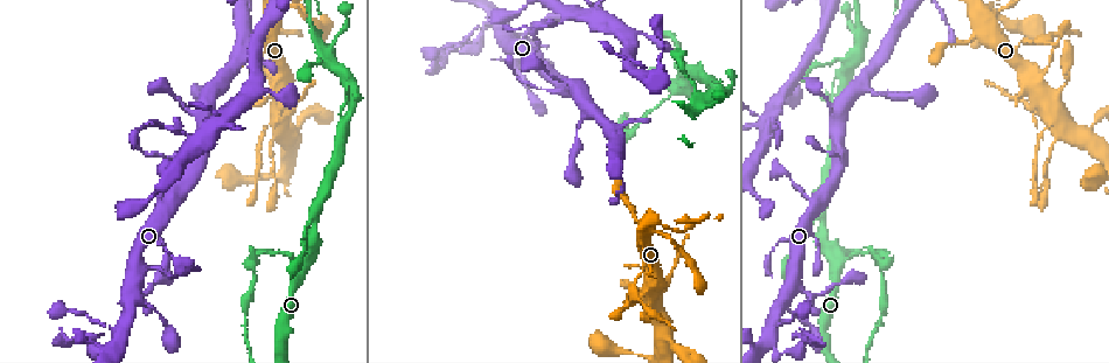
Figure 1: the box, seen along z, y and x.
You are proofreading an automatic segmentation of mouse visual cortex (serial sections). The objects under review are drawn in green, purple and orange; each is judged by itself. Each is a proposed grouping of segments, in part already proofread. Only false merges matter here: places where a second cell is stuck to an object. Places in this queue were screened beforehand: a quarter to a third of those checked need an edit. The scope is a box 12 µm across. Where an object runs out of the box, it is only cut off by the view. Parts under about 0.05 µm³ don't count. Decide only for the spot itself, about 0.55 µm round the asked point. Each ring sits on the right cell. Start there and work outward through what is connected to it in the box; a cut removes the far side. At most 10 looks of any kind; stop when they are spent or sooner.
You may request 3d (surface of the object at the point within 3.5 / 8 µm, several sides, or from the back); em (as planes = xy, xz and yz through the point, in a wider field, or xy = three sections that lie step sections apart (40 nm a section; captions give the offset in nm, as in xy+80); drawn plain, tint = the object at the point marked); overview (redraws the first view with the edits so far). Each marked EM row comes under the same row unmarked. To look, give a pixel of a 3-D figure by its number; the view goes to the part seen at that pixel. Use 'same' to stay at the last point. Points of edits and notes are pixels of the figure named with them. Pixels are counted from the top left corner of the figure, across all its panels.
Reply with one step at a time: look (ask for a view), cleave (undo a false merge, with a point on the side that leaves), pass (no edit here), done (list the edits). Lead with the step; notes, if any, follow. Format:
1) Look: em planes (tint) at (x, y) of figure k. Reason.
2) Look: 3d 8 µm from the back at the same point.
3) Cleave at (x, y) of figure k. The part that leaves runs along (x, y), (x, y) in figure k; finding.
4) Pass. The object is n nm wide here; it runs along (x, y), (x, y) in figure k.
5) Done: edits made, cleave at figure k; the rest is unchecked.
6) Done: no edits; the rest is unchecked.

Look: 3d 3.5 µm at (87, 347) of figure 1. Sudden change in width.

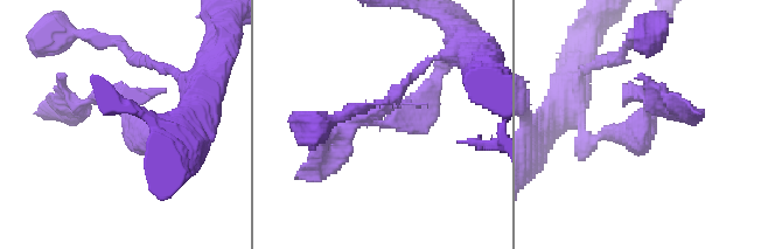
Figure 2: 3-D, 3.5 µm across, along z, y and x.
Look: em planes (tint) at (644, 113) of figure 2. Need the tissue.

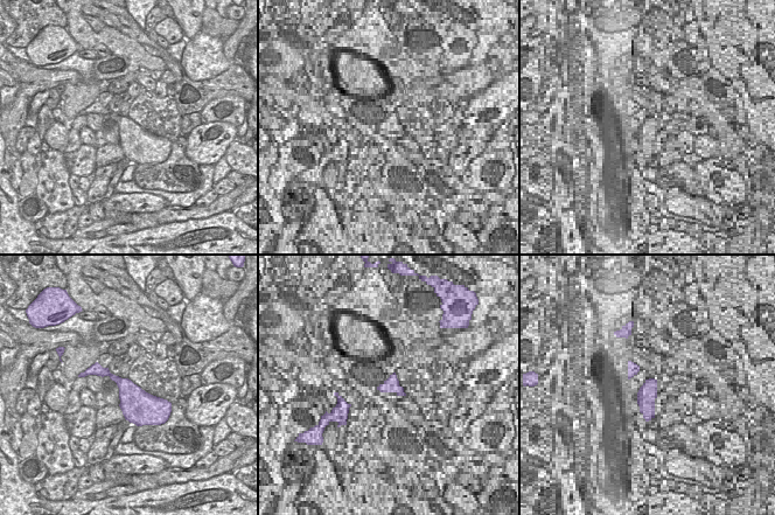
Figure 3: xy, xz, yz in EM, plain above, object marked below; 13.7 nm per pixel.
Cleave at (82, 116) of figure 2. A border runs along (118, 376), (114, 381) in figure 3; two cells meet here.

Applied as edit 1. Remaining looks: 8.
Look: 3d 3.5 µm at (836, 264) of figure 1. A fork.

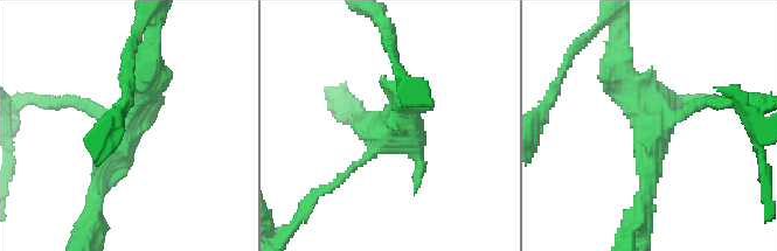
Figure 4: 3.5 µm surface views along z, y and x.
Look: em xy step 3 (tint) at (131, 124) of figure 4.

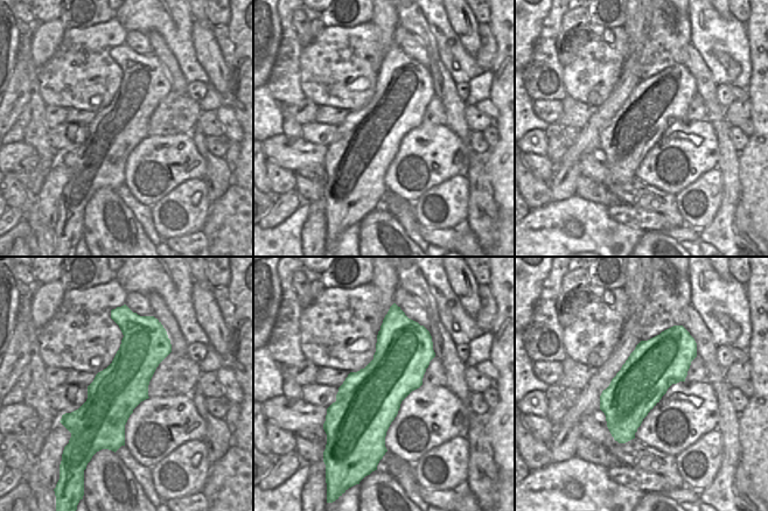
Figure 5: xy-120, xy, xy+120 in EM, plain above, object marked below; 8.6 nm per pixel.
Look: em xy step 1 (tint) at the same point.

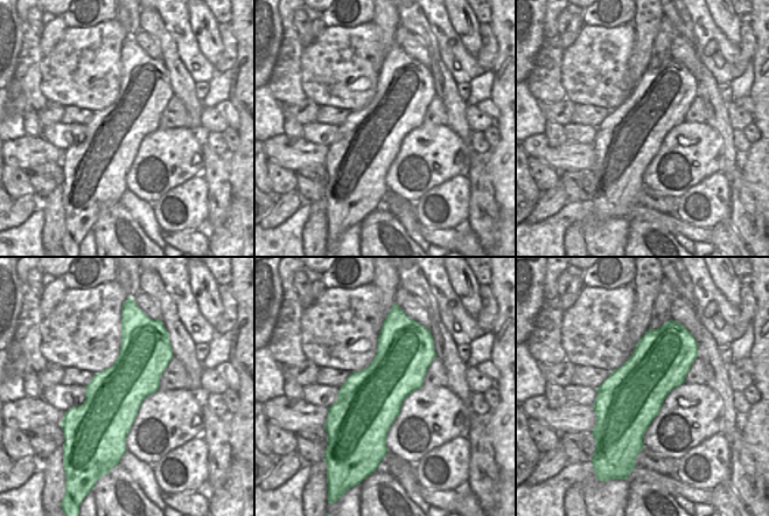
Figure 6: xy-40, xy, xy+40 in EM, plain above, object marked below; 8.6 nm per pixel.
Cleave at (70, 103) of figure 4. The part that leaves runs along (101, 116), (80, 102), (29, 98) in figure 4; a second cell is stuck on.

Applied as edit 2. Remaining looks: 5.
Look: 3d 8 µm at (271, 74) of figure 1. Small branch off a trunk.

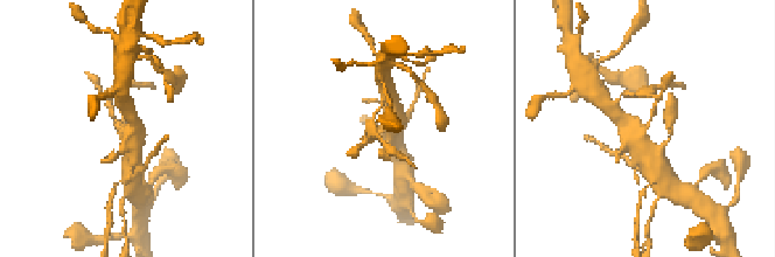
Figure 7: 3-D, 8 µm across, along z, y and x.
Look: em xy step 3 (tint) at (644, 129) of figure 7. 4 arms meet here; the arms are 150, 200, 400, 600 nm wide; need the tissue.

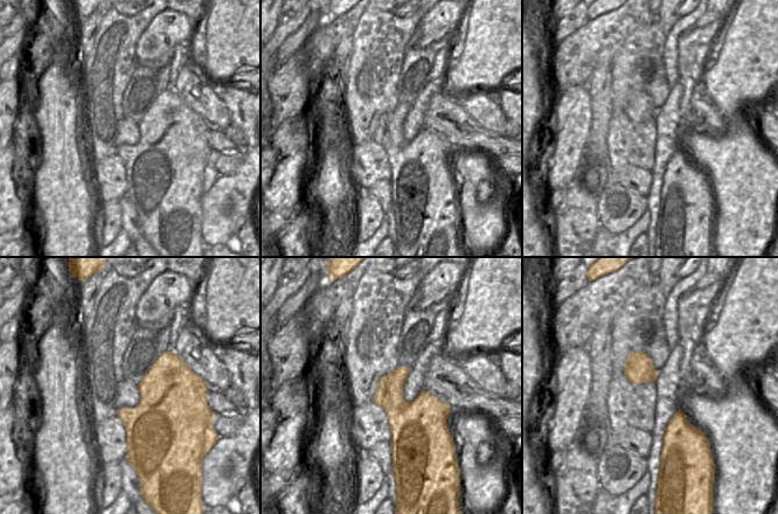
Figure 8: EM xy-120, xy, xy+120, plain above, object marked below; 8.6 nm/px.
Pass. It runs along (396, 108), (398, 113), (371, 141) in figure 7; one cell here.

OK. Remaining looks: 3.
Look: 3d 3.5 µm at (282, 129) of figure 1. Thick turns thin.

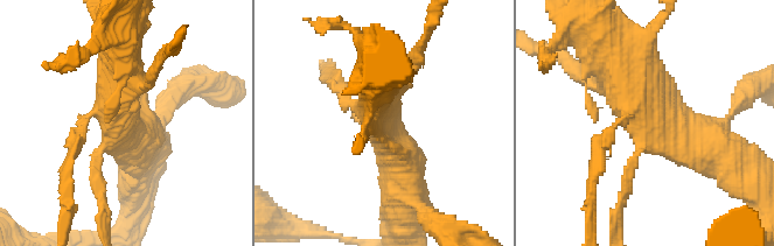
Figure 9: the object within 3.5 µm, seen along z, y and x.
Look: em xy step 1 (tint) at (385, 129) of figure 9. Need the tissue.

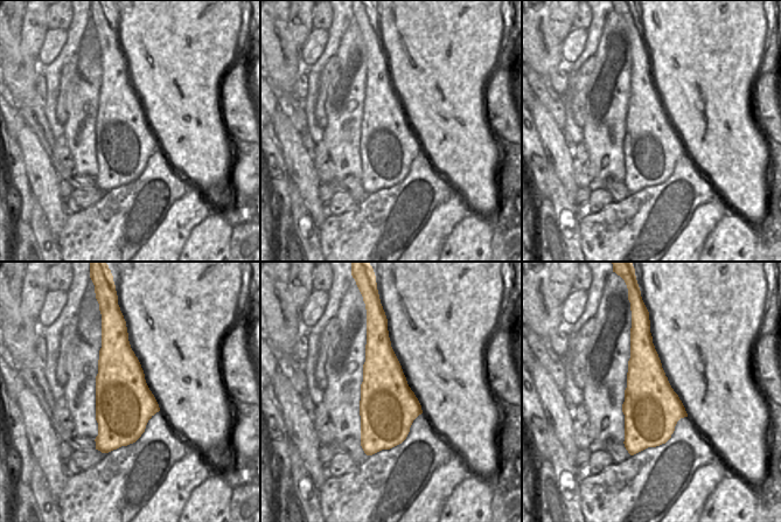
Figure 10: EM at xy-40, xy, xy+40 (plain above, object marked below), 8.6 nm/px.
Pass. The object is 500 nm wide here; it runs along (613, 55), (649, 122), (715, 145) in figure 9; all the same cell.

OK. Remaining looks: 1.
Done: edits made, cleave at figure 2, cleave at figure 4; the rest is unchecked.

